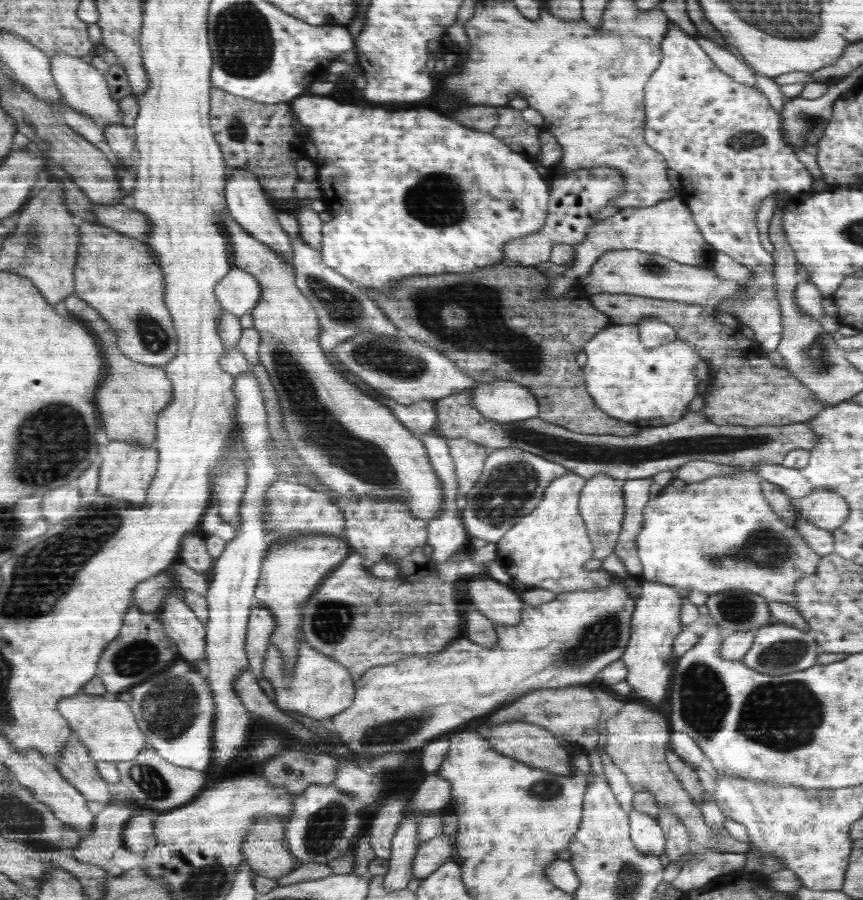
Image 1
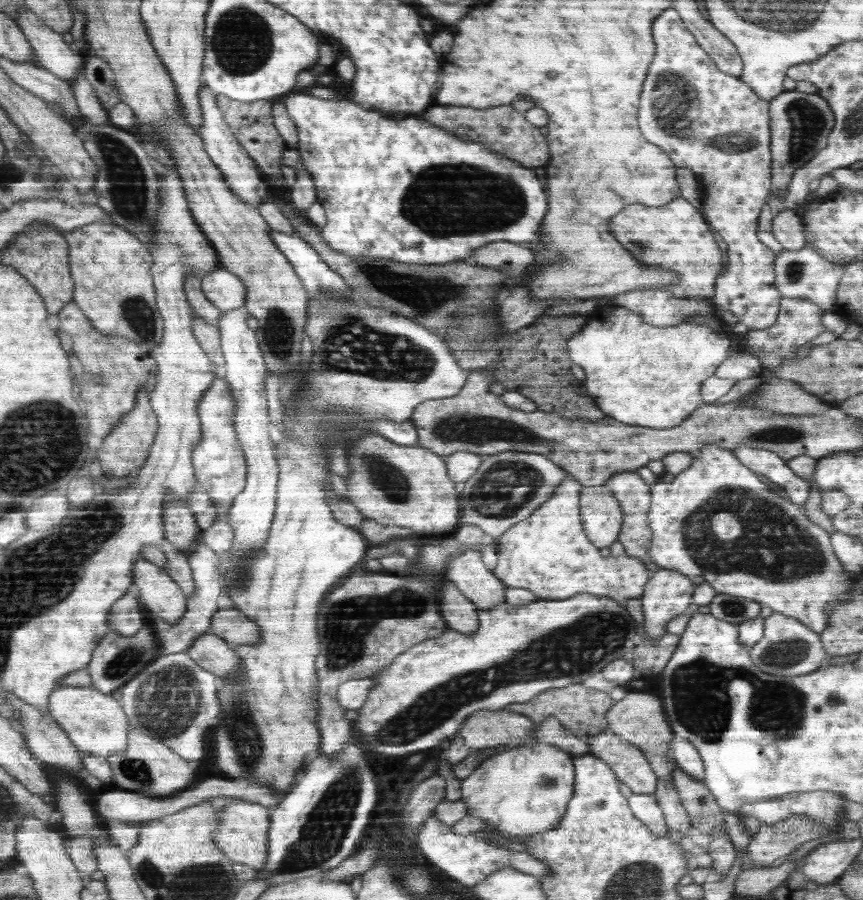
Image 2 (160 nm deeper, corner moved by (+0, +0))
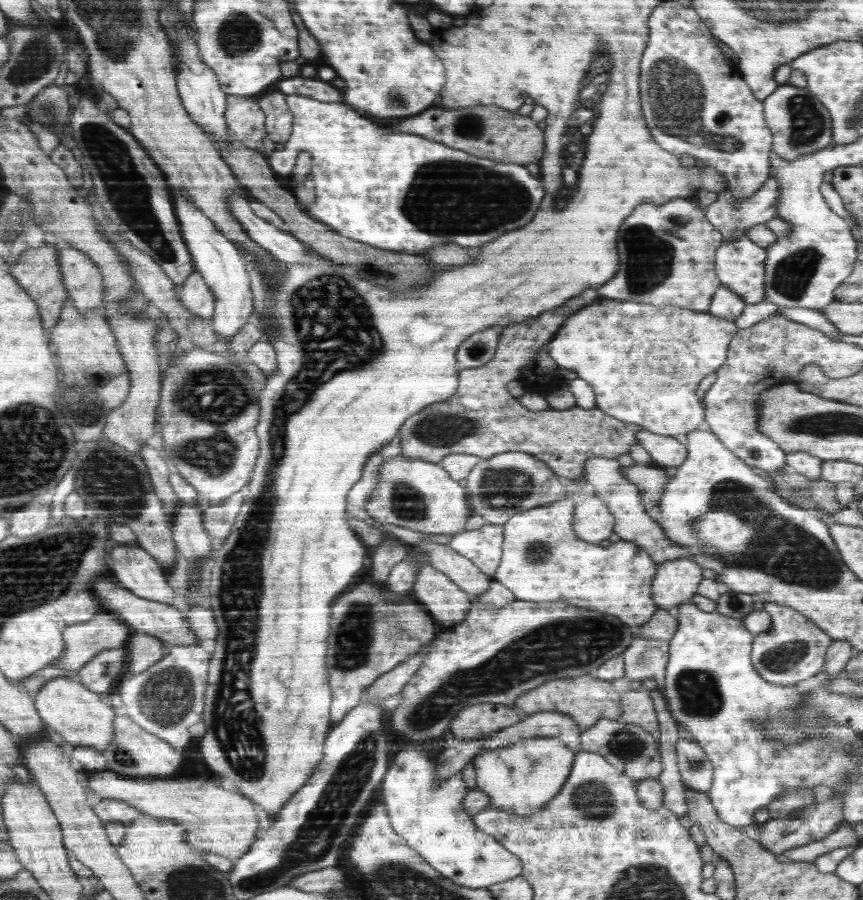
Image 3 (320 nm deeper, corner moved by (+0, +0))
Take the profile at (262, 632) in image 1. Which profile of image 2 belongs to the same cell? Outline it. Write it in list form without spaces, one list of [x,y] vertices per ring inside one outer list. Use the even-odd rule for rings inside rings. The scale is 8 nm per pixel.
[[[218,609],[213,612],[209,632],[234,645],[255,645],[260,642],[258,626],[244,612],[236,609]]]

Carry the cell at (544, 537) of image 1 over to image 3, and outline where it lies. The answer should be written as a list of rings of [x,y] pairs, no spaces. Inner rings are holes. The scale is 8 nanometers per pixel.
[[[569,492],[564,500],[527,510],[507,520],[503,524],[501,562],[492,577],[509,588],[518,600],[549,603],[564,599],[578,608],[590,608],[617,616],[633,628],[648,623],[658,611],[652,589],[653,579],[659,570],[658,564],[633,542],[621,539],[610,548],[603,549],[599,544],[592,544],[578,537],[574,529],[577,502],[578,498]]]

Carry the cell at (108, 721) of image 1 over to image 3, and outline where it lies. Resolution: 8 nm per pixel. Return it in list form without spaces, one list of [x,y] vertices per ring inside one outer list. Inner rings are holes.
[[[60,677],[53,678],[42,685],[42,688],[33,700],[38,716],[43,720],[45,726],[52,728],[56,734],[60,734],[62,740],[69,745],[91,746],[103,751],[116,738],[114,720],[116,720],[117,710],[113,706],[102,702],[100,694],[94,693],[92,689],[86,688],[79,680]]]

